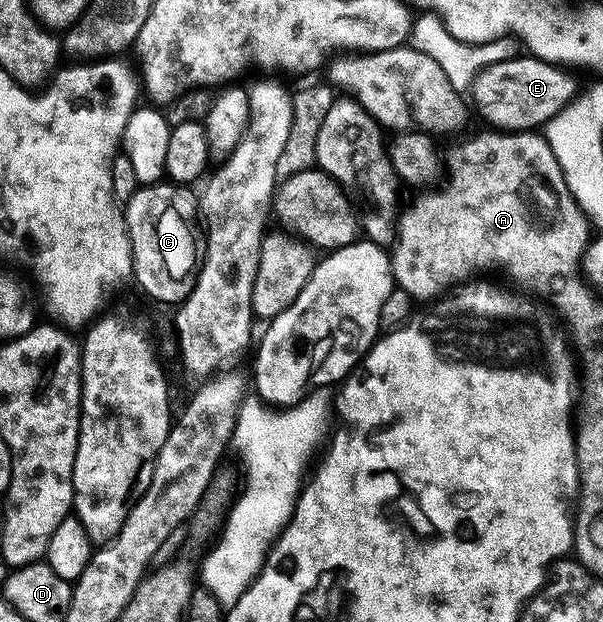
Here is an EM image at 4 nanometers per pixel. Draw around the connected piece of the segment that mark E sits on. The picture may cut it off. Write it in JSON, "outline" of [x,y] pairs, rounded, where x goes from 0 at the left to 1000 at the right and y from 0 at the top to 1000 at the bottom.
{"outline":[[[861,87],[806,109],[781,137],[778,154],[788,159],[789,177],[819,207],[839,212],[887,209],[905,201],[954,159],[954,129],[940,116],[945,114],[939,108],[892,96],[879,87]]]}

